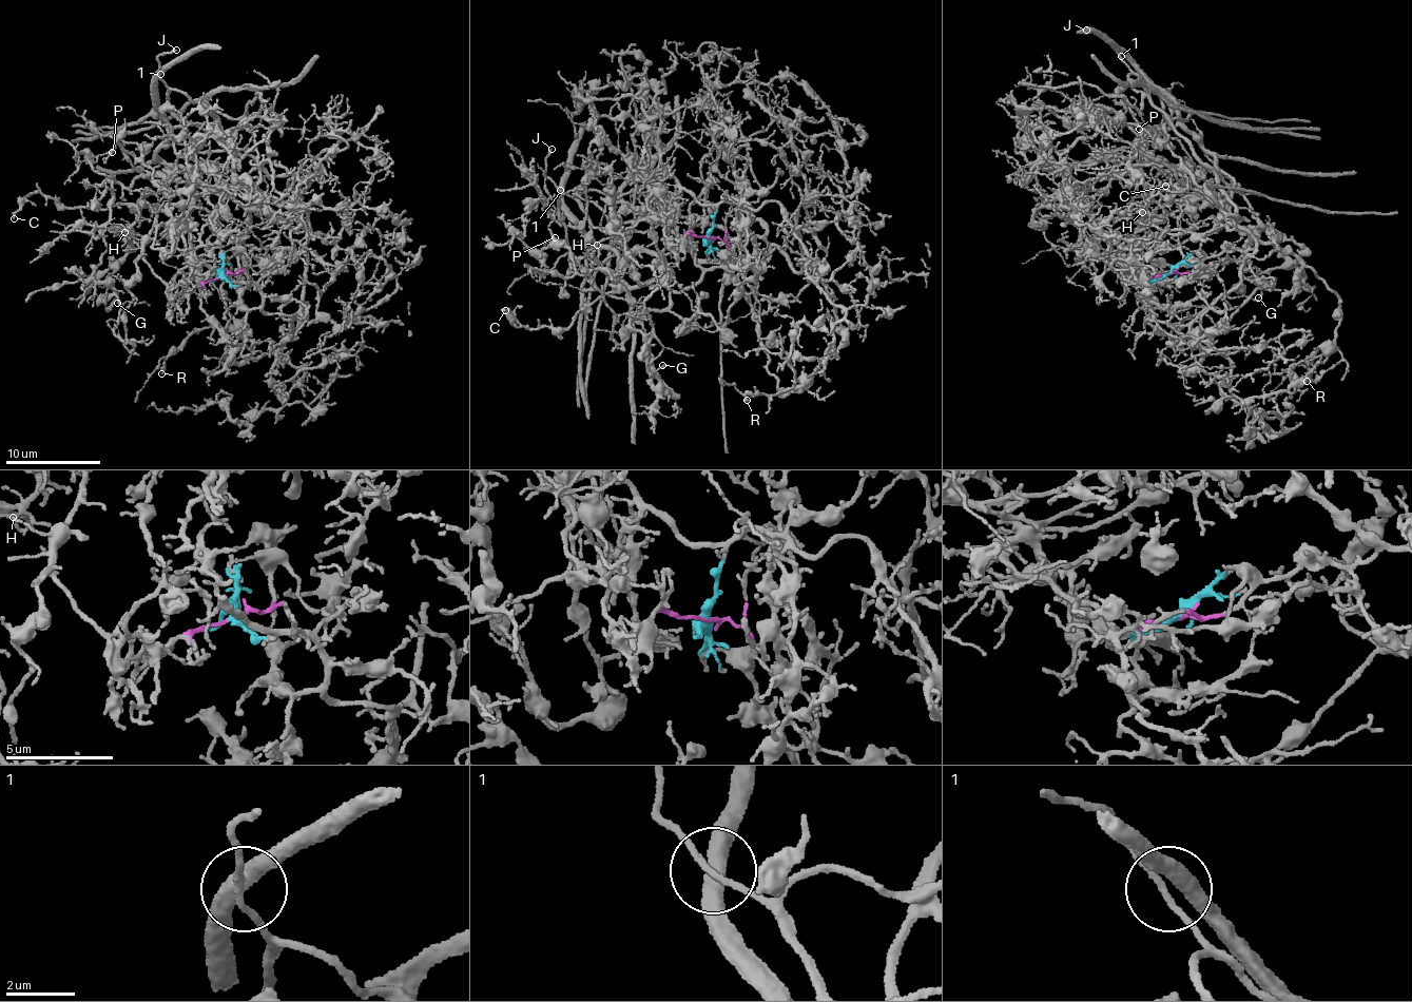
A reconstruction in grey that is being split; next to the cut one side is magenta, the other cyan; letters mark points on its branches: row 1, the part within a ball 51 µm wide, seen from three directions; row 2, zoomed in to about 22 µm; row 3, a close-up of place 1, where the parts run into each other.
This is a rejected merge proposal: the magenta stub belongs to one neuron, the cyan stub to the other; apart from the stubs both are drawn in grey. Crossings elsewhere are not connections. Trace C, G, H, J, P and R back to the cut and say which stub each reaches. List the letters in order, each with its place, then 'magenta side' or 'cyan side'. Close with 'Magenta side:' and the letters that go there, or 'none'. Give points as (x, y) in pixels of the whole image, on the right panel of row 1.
C: place (1165, 186); magenta side
G: place (1258, 297); magenta side
H: place (1142, 212); magenta side
J: place (1086, 30); cyan side
P: place (1139, 129); magenta side
R: place (1307, 381); magenta side
Magenta side: C, G, H, P, R

